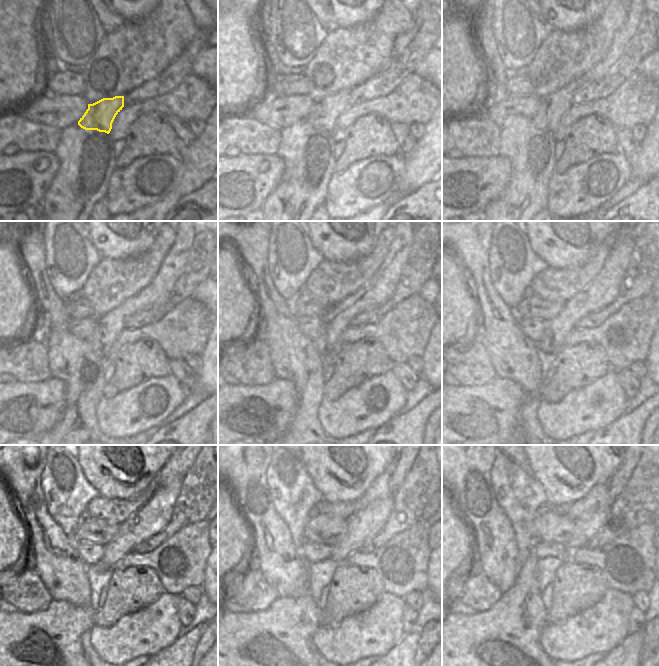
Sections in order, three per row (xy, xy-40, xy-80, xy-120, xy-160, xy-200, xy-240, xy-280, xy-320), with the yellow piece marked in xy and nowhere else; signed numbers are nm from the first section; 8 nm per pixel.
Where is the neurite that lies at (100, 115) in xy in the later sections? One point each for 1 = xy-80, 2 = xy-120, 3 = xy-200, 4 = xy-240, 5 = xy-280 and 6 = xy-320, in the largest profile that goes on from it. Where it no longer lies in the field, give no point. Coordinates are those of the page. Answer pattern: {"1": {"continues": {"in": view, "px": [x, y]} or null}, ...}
{"1": {"continues": {"in": "xy-80", "px": [554, 106]}}, "2": {"continues": {"in": "xy-120", "px": [108, 327]}}, "3": {"continues": {"in": "xy-200", "px": [603, 290]}}, "4": {"continues": {"in": "xy-240", "px": [155, 514]}}, "5": {"continues": {"in": "xy-280", "px": [367, 521]}}, "6": {"continues": {"in": "xy-320", "px": [584, 528]}}}

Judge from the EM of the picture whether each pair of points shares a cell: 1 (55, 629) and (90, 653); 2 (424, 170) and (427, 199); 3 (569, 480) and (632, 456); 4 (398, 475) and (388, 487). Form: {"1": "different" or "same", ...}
{"1": "different", "2": "different", "3": "different", "4": "same"}

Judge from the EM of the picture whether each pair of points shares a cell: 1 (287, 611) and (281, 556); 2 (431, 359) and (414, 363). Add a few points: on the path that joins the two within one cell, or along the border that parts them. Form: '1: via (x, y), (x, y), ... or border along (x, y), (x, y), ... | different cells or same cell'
1: border along (308, 595), (278, 598) | different cells
2: border along (422, 356), (422, 372), (419, 375) | different cells

